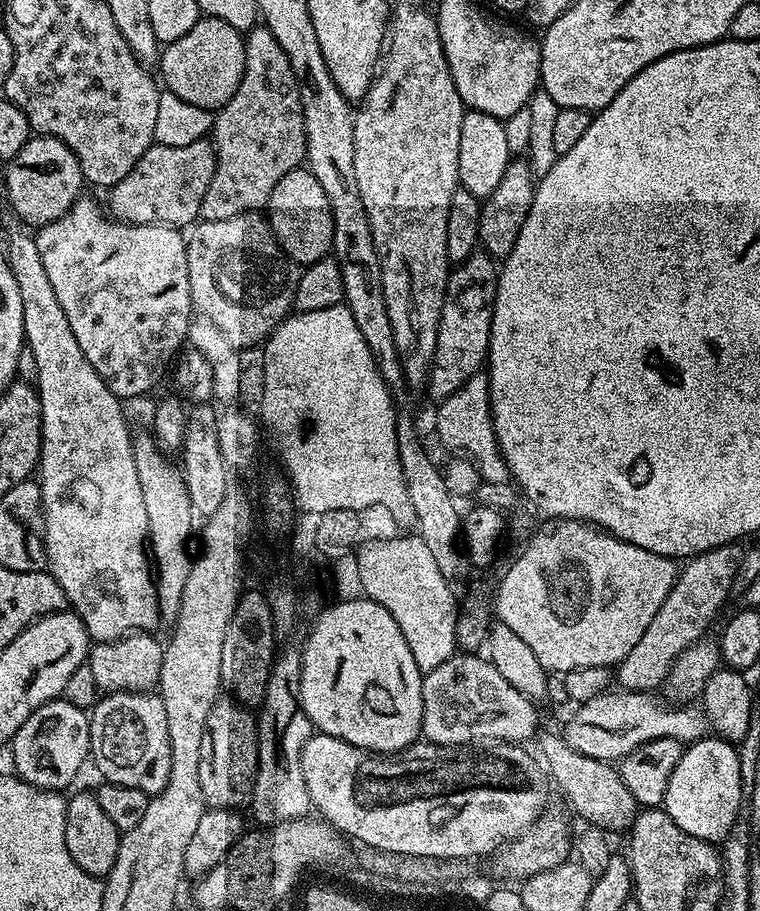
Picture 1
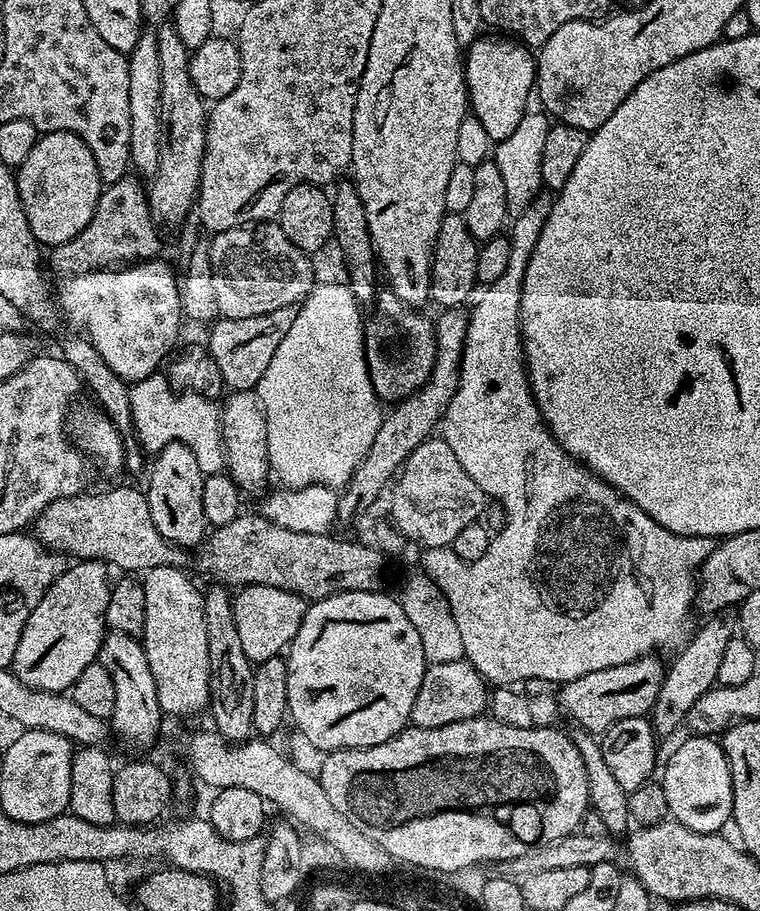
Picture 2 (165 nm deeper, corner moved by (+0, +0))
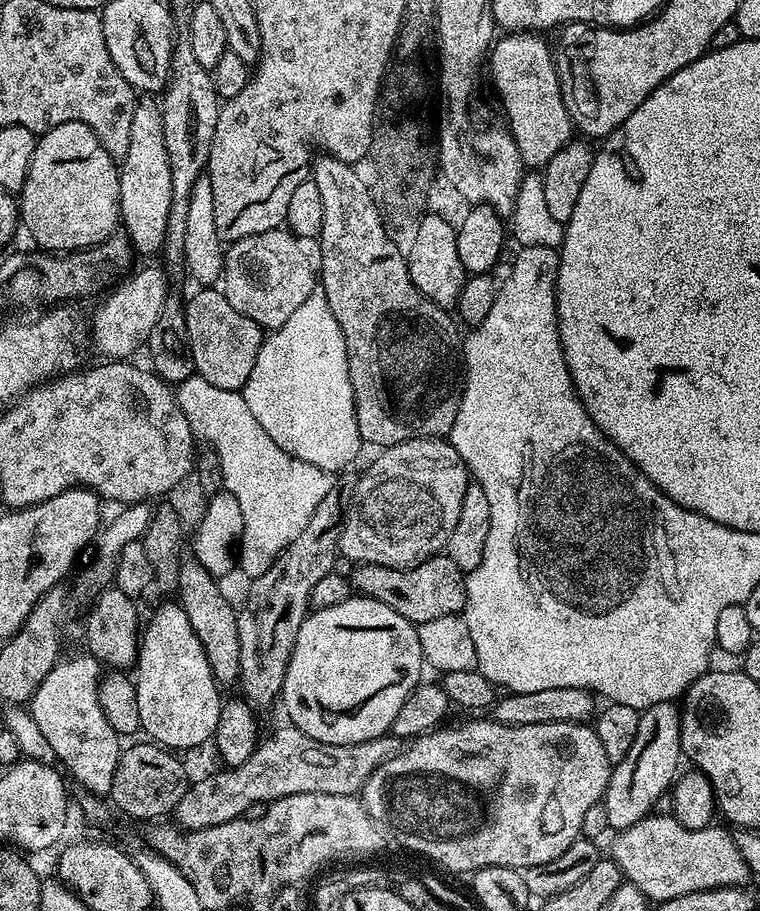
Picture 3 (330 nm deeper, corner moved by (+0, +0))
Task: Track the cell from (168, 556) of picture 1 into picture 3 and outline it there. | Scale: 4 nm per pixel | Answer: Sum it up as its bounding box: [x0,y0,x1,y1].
[134,603,222,749]

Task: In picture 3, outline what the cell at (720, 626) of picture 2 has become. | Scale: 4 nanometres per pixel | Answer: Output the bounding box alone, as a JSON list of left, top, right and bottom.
[603,702,681,830]

